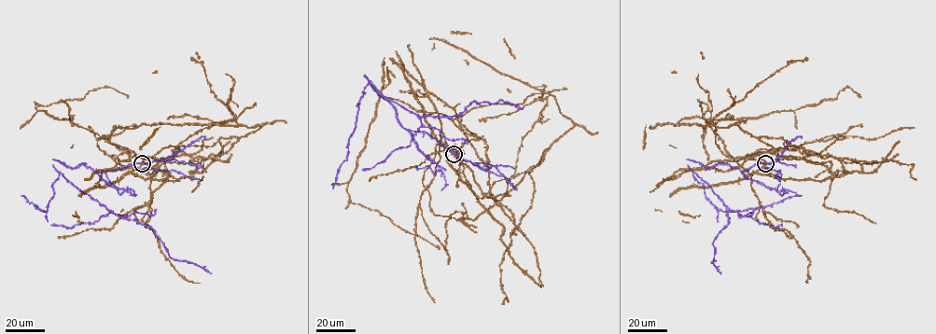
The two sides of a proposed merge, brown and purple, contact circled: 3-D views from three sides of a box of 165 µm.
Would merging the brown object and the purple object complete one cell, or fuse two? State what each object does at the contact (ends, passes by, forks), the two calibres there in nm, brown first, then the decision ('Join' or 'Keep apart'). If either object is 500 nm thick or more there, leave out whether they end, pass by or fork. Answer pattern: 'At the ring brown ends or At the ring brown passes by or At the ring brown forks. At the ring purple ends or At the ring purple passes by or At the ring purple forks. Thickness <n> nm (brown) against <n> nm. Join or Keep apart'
Thickness 480 nm (brown) against 550 nm. Join

